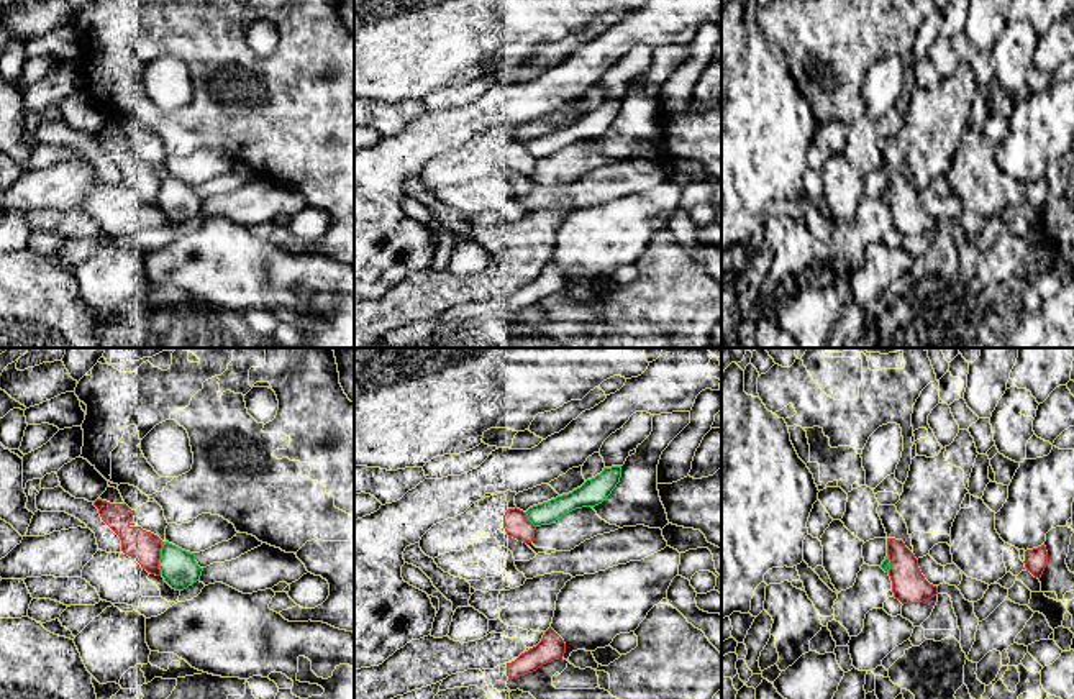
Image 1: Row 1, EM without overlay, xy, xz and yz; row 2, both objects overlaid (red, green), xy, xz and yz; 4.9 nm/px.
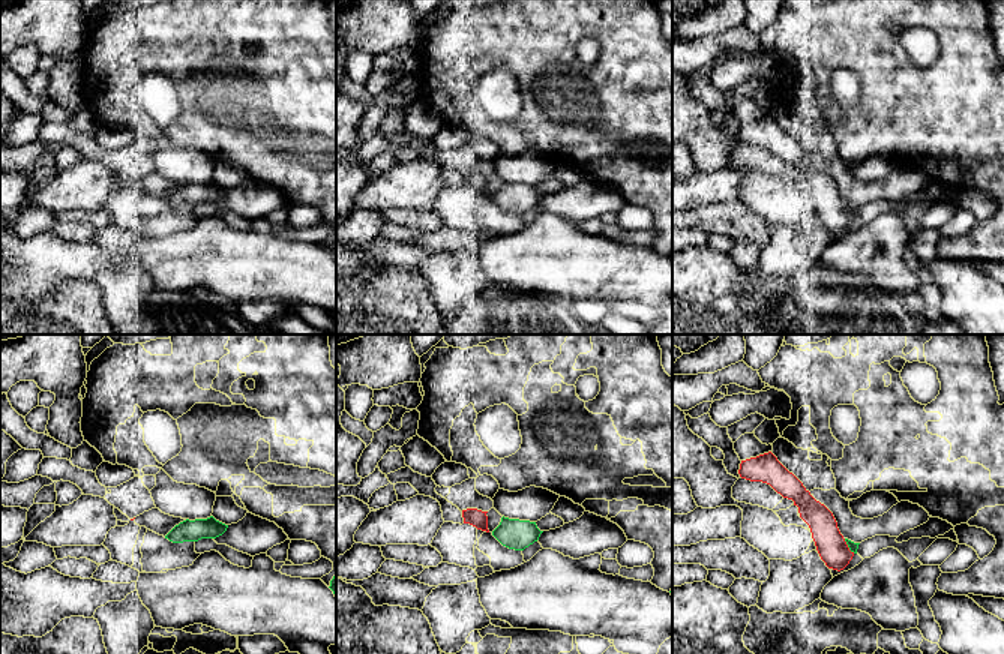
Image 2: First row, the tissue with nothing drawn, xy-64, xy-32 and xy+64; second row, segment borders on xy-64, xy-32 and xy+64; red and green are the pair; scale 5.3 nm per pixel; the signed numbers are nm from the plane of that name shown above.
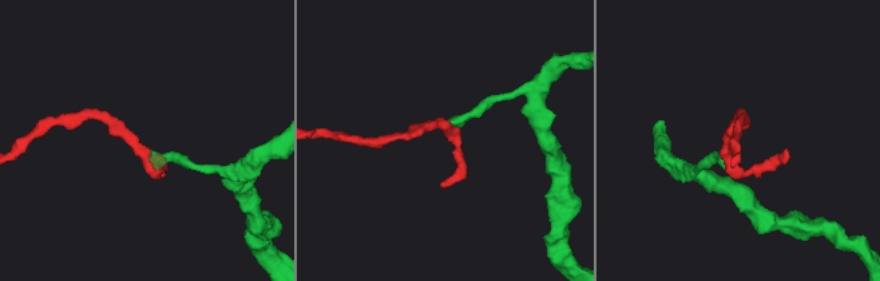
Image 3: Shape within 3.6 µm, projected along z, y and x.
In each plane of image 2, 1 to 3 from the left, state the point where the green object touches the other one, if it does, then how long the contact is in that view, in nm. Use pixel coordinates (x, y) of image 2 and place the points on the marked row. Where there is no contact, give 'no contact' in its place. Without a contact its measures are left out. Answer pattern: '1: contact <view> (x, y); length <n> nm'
1: no contact
2: no contact
3: contact xy+64 (847, 546); length 100 nm

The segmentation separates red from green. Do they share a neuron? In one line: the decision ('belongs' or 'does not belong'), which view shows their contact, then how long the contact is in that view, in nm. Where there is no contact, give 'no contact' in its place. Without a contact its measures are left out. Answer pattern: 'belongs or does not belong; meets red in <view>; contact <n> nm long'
does not belong; meets red in xy; contact 170 nm long

